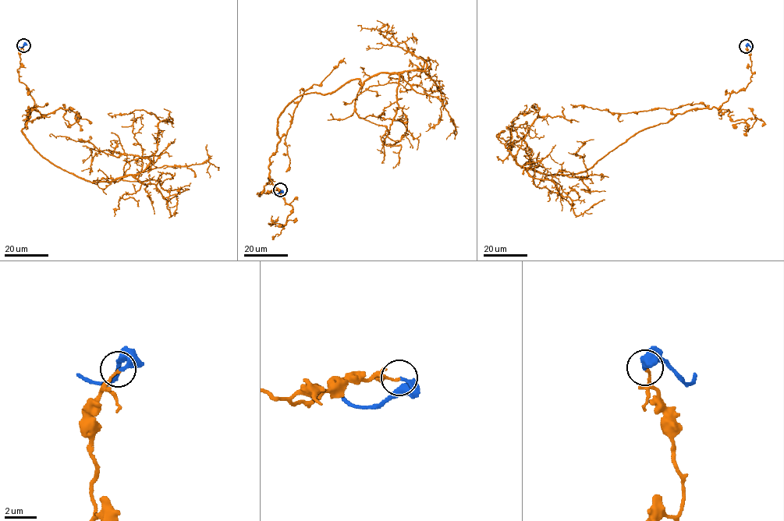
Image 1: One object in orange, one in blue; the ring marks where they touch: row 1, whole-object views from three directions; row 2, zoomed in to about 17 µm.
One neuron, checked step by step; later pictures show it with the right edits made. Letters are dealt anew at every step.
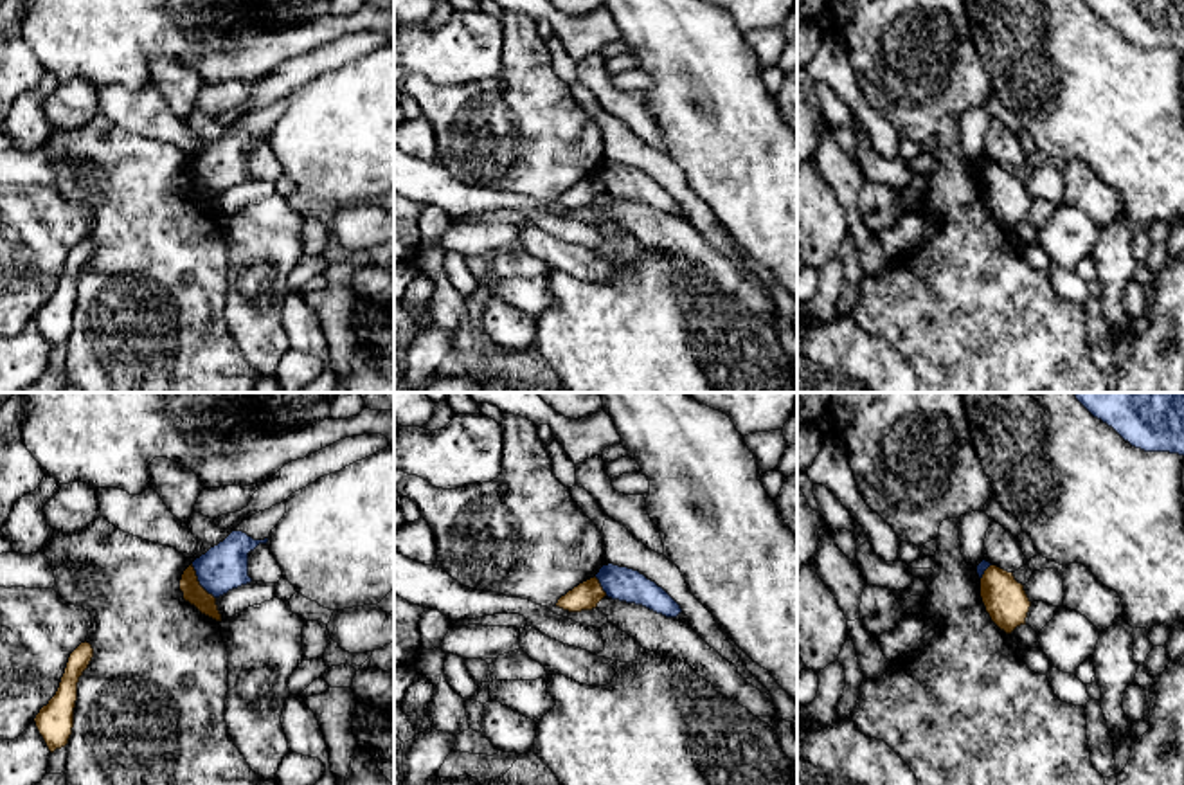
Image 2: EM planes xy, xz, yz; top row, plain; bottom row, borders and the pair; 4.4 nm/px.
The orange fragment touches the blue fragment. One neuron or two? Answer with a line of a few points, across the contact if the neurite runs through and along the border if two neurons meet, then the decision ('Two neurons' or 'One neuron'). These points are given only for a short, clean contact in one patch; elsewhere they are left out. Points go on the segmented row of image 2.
Line: xy (191, 564), (197, 580), (215, 598). Two neurons

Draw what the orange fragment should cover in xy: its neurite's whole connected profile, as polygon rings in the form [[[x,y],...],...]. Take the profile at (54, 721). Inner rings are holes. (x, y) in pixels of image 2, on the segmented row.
[[[81,643],[68,657],[56,695],[40,709],[34,722],[50,753],[68,744],[74,727],[77,682],[94,657],[90,643]]]

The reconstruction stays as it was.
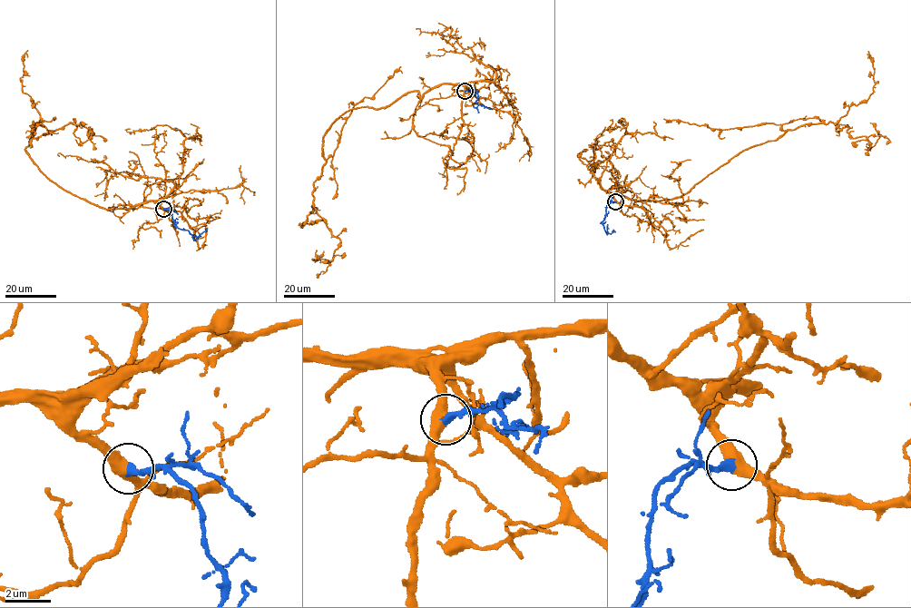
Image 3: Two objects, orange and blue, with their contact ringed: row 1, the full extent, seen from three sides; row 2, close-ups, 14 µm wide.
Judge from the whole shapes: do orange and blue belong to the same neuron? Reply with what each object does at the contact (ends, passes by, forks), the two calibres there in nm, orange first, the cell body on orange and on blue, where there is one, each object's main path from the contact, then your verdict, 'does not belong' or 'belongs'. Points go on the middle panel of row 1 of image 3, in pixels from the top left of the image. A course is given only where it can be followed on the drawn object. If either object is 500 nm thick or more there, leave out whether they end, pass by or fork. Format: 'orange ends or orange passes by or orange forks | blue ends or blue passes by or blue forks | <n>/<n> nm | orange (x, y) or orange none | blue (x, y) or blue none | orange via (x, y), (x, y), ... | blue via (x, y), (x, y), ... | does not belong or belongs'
500/320 nm | orange none | blue none | orange via (465, 91), (441, 83), (335, 120), (314, 183), (315, 210), (339, 239), (330, 260), (312, 259), (324, 250) | blue via (465, 91), (475, 90), (476, 102), (491, 109) | belongs

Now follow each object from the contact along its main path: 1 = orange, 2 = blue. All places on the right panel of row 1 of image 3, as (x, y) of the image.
1: (615, 201), (679, 197), (805, 124), (848, 126), (872, 147), (870, 122)
2: (615, 201), (608, 202), (605, 218), (600, 222), (606, 233), (607, 224)

